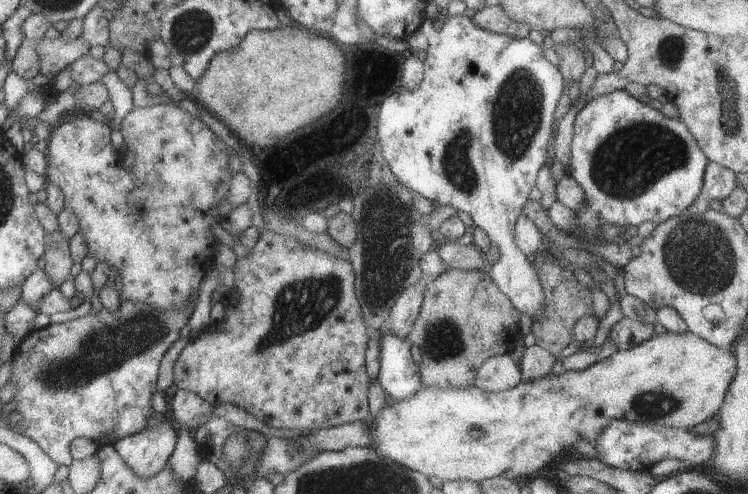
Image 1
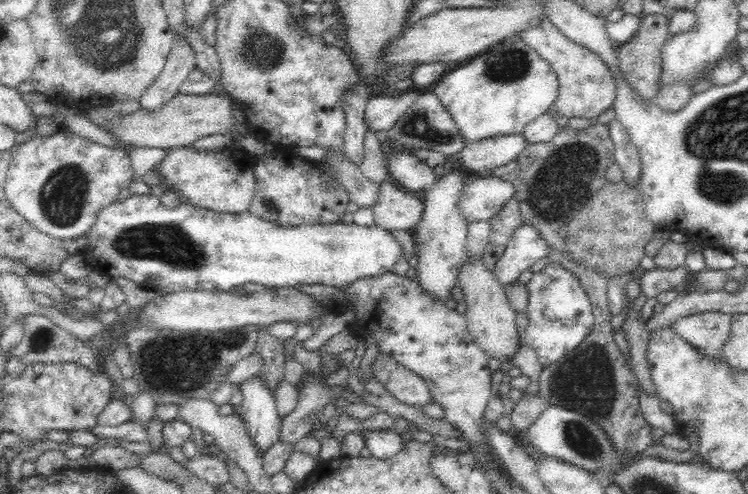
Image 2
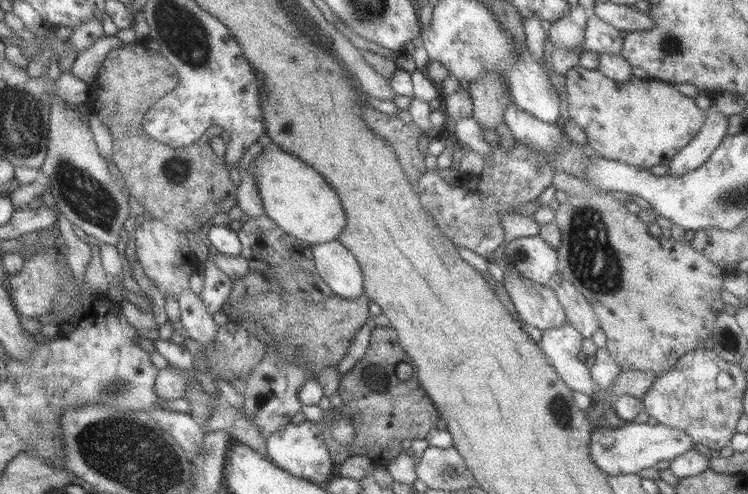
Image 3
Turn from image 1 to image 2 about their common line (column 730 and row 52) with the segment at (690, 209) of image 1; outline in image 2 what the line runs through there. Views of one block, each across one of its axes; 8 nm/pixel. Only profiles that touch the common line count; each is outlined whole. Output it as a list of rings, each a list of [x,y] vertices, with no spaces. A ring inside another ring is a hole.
[[[175,37],[162,72],[139,98],[139,109],[148,112],[161,109],[179,93],[180,85],[194,67],[196,59],[192,47],[186,43],[186,39]]]

